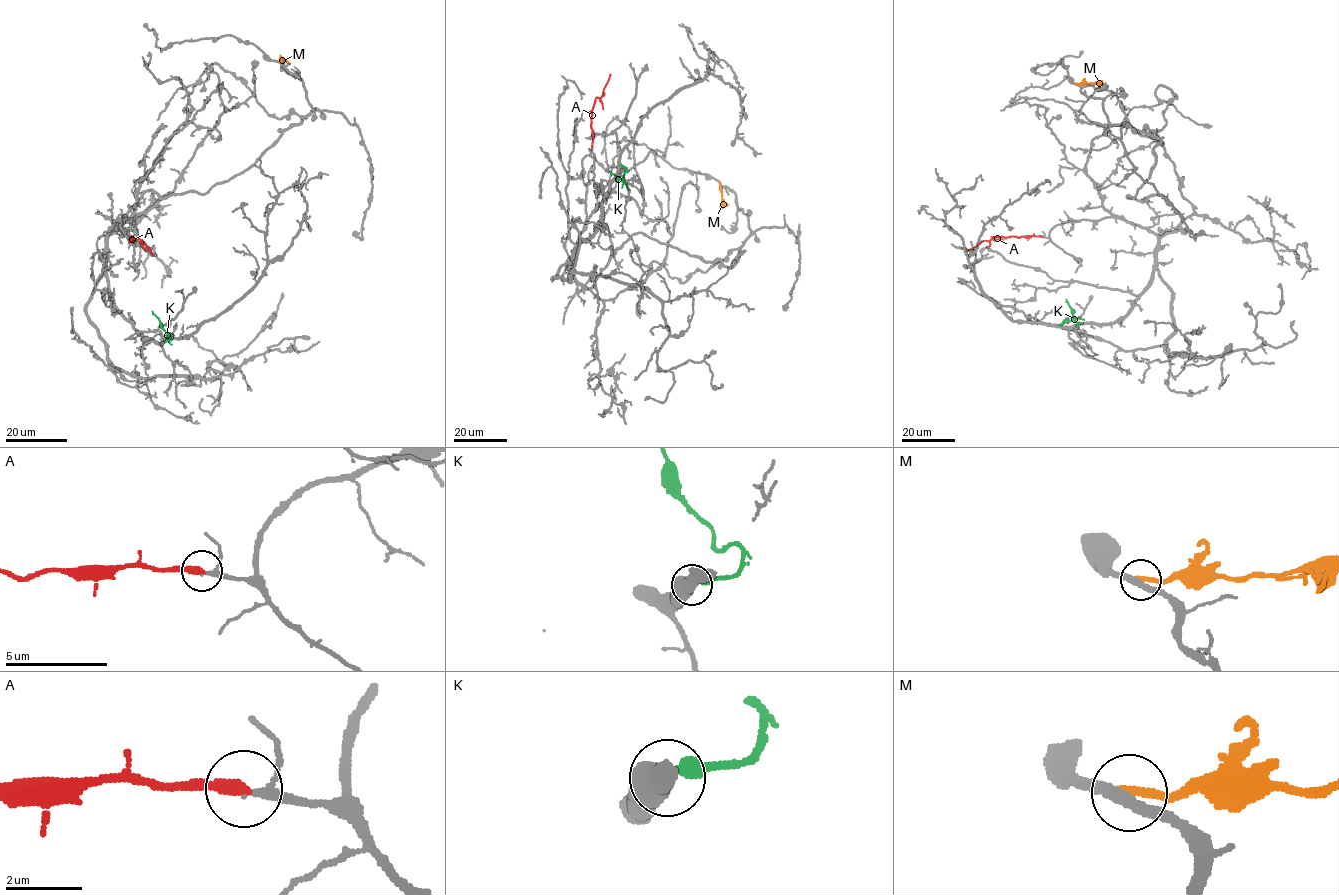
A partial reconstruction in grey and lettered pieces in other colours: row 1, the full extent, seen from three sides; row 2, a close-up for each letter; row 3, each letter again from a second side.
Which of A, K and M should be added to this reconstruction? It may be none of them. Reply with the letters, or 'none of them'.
A, K

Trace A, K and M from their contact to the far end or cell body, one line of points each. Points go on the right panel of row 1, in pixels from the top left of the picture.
A: (1042, 236), (991, 237), (968, 250)
K: (1058, 325), (1073, 319), (1066, 299)
M: (1075, 83), (1097, 83), (1099, 85)

